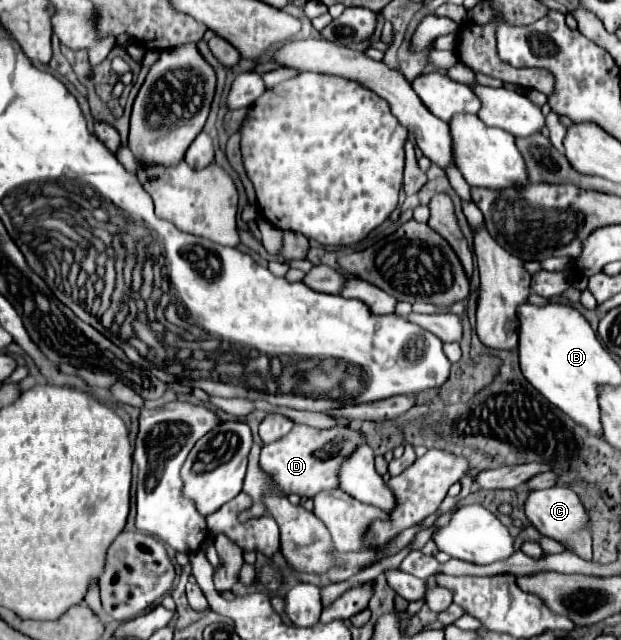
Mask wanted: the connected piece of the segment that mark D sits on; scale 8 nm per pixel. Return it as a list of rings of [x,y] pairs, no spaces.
[[[294,424],[286,438],[278,442],[264,444],[260,454],[260,468],[266,470],[286,494],[298,494],[304,498],[314,498],[322,490],[336,490],[338,486],[338,468],[350,458],[350,454],[366,442],[366,434],[354,430],[352,426],[332,426],[328,430],[312,428],[308,424]]]

